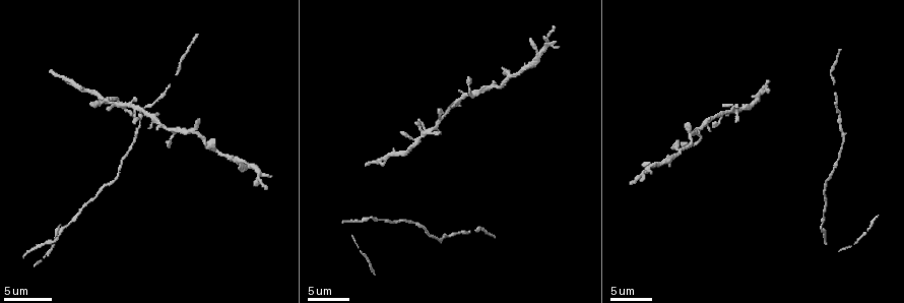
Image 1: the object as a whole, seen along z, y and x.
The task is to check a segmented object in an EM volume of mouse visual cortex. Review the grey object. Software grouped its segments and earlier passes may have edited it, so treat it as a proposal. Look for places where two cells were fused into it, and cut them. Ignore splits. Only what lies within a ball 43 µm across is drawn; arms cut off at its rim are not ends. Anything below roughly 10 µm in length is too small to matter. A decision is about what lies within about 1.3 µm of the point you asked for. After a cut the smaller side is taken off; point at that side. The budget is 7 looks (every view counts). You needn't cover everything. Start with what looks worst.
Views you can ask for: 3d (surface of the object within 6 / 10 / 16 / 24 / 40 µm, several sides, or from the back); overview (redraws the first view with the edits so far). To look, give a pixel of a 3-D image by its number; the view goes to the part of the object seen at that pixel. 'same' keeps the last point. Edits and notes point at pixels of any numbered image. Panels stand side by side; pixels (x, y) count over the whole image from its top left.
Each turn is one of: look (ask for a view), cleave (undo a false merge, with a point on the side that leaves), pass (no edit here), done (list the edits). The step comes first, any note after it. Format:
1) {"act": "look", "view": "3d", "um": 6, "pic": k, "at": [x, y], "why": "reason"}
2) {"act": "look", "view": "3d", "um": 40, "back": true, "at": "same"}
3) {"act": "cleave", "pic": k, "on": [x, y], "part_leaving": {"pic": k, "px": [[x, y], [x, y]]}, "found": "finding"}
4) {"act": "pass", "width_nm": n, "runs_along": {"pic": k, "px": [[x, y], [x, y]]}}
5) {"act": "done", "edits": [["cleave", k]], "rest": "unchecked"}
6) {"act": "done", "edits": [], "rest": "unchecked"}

{"act": "look", "view": "3d", "um": 10, "pic": 1, "at": [95, 91]}

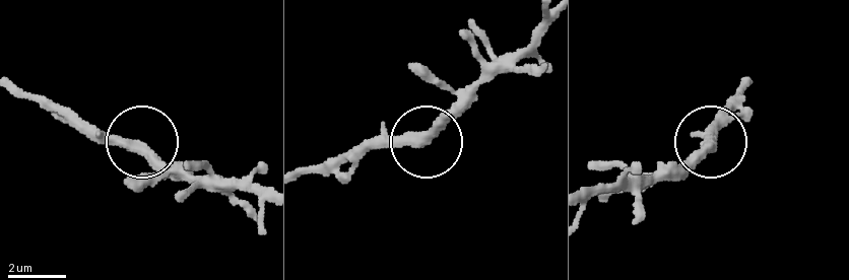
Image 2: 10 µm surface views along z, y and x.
{"act": "look", "view": "3d", "um": 6, "pic": 2, "at": [425, 139]}

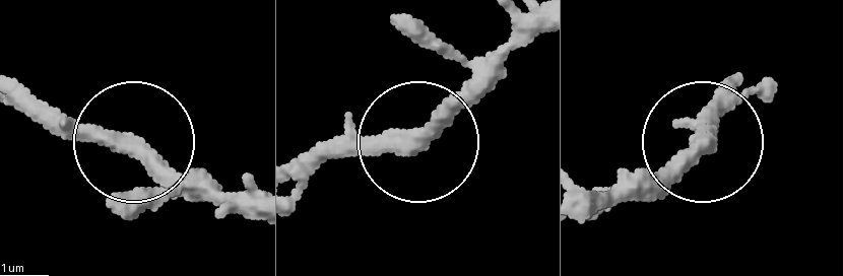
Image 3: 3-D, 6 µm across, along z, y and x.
{"act": "pass", "found": "continuous, no second cell"}

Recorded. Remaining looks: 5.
{"act": "look", "view": "3d", "um": 10, "pic": 1, "at": [141, 117]}

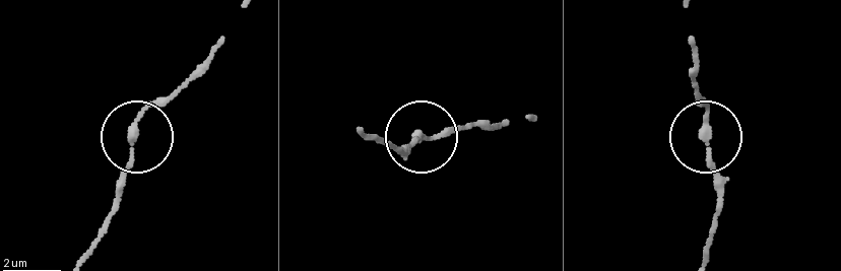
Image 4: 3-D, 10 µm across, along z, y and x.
{"act": "pass", "runs_along": {"pic": 4, "px": [[133, 134], [119, 210]]}, "found": "all the same cell"}

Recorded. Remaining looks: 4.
{"act": "look", "view": "3d", "um": 6, "pic": 1, "at": [702, 126], "why": "two arms in line, one across"}

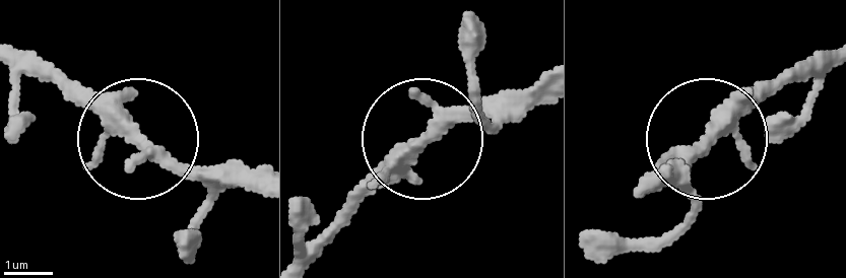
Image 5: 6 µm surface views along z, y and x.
{"act": "pass", "width_nm": 260, "found": "continuous, no second cell"}

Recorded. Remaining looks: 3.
{"act": "done", "edits": [], "rest": "unchecked"}

